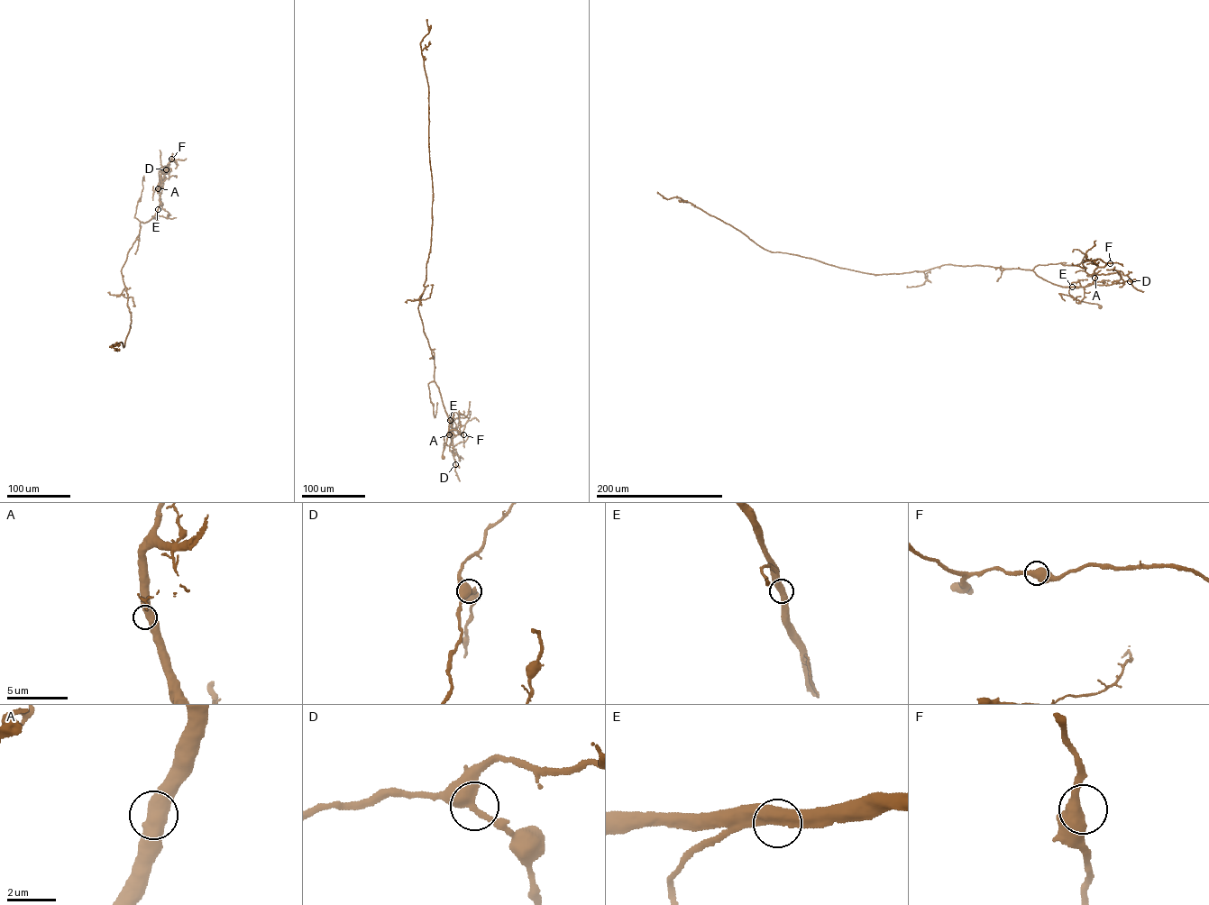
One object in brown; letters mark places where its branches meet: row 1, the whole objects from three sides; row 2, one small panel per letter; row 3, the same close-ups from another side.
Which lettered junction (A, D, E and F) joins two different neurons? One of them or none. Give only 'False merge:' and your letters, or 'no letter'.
False merge: no letter

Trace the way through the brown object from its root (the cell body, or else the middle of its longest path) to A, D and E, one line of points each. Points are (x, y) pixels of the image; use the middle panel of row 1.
A: (443, 457), (448, 419), (452, 426), (449, 434)
D: (443, 457), (449, 419), (455, 464)
E: (443, 457), (450, 420)

